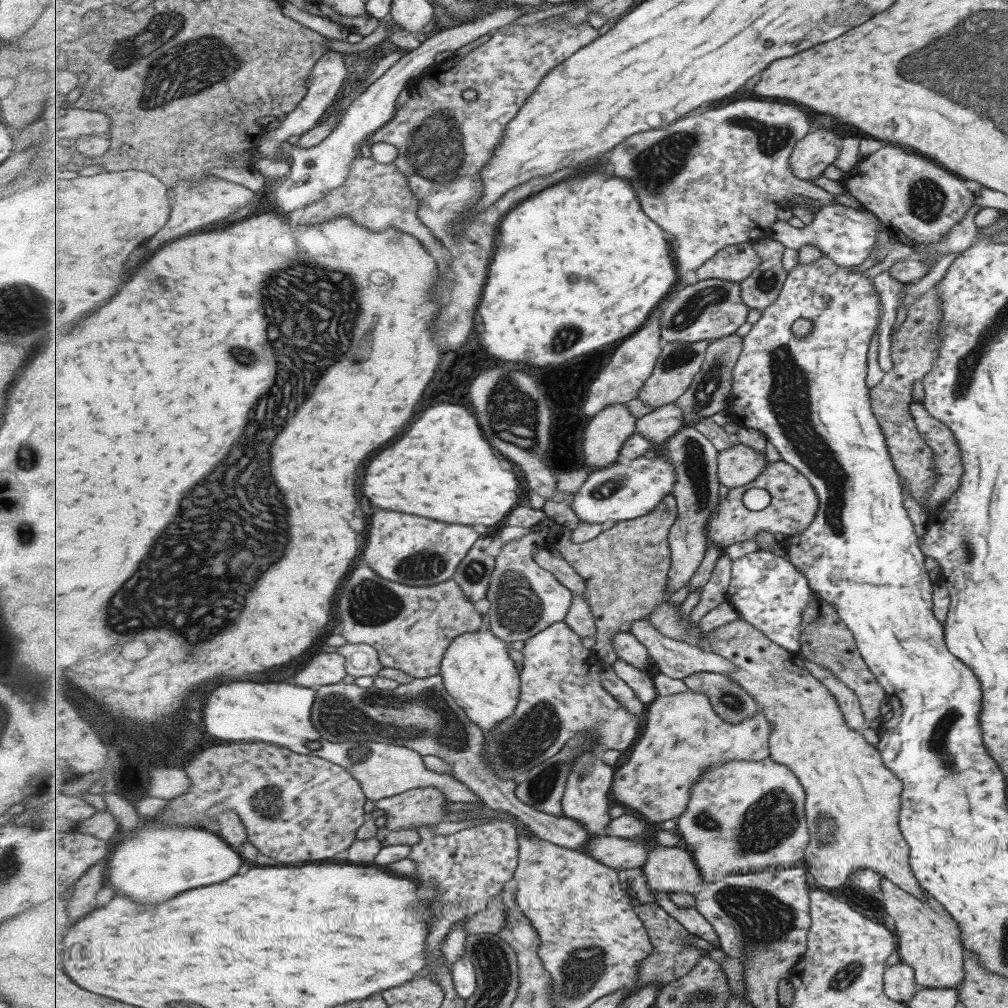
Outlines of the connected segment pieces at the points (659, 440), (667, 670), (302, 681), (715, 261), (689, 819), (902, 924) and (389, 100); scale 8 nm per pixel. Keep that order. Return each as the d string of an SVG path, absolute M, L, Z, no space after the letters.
M675 403L655 408L651 413L639 417L636 424L637 433L655 444L644 456L653 458L667 440L681 430L684 422L683 408L679 408L679 404Z
M639 620L631 630L648 649L649 654L658 667L658 671L671 678L684 679L696 672L714 672L717 674L733 674L735 663L713 651L704 650L698 646L669 638L663 633L659 633L651 624L650 620Z
M338 650L331 653L319 652L309 664L297 672L294 684L318 689L343 682L347 678L347 659Z
M752 242L725 247L696 272L699 282L719 279L743 283L761 266L761 257Z
M772 757L765 759L766 760L760 762L736 761L735 763L716 765L703 774L703 778L695 784L695 788L691 788L691 802L689 802L687 810L679 816L678 830L684 838L691 854L693 854L697 866L700 869L701 878L703 878L705 882L717 882L717 880L723 880L729 876L739 874L745 875L759 873L775 867L795 868L804 865L806 851L808 850L809 841L811 841L812 838L812 835L809 832L808 818L806 814L807 792L793 770L783 764L778 764L776 761L773 761Z
M880 878L879 890L877 898L881 900L883 910L893 919L895 934L899 940L896 943L899 962L913 969L917 987L953 989L961 985L964 978L964 952L959 941L959 927L951 919L951 915L946 913L937 900L926 891L923 892L925 902L921 902L901 888L897 888L895 884L891 884L887 878Z
M506 6L506 8L497 8L496 12L483 16L481 19L472 21L471 23L463 23L449 30L439 32L429 38L417 48L401 57L388 71L386 71L374 83L371 83L363 93L361 93L343 115L339 126L330 134L330 136L320 144L312 148L293 148L293 152L289 152L291 157L292 169L285 181L277 187L271 194L273 199L273 207L275 212L279 214L293 214L301 208L305 209L319 200L323 200L329 192L333 192L335 188L339 188L341 184L345 184L345 180L349 178L351 172L351 164L353 160L360 156L361 147L374 136L377 130L385 124L389 124L395 118L397 110L397 98L399 92L405 90L407 82L415 77L424 76L427 71L433 67L435 56L443 50L459 50L466 44L471 44L481 36L492 35L493 30L503 30L509 23L521 18L525 14L523 8L515 6Z

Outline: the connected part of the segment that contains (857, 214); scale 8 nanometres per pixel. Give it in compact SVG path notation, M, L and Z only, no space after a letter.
M828 202L825 205L819 205L818 211L814 213L813 222L805 225L805 228L795 228L781 220L773 223L772 238L795 251L805 245L815 245L821 254L833 259L837 265L855 267L860 266L867 259L875 241L875 234L878 234L878 227L879 230L883 229L878 218L867 209L857 210L836 202Z

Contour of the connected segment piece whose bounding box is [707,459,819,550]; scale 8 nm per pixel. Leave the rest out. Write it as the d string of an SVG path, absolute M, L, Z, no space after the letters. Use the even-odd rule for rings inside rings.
M783 459L777 460L769 463L766 469L753 480L753 483L745 487L729 489L729 494L721 499L719 509L710 521L707 538L711 544L717 544L726 550L738 542L755 539L757 533L761 531L779 532L786 537L799 536L801 532L807 531L814 524L818 508L818 497L808 477L789 462ZM749 488L767 490L772 497L771 505L763 511L749 510L743 504L743 496Z

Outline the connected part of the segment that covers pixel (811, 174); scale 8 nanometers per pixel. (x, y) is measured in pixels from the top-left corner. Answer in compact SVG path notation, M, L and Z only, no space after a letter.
M814 129L808 136L798 143L797 150L791 156L791 167L797 177L813 182L821 176L835 160L842 146L839 134L831 129Z

